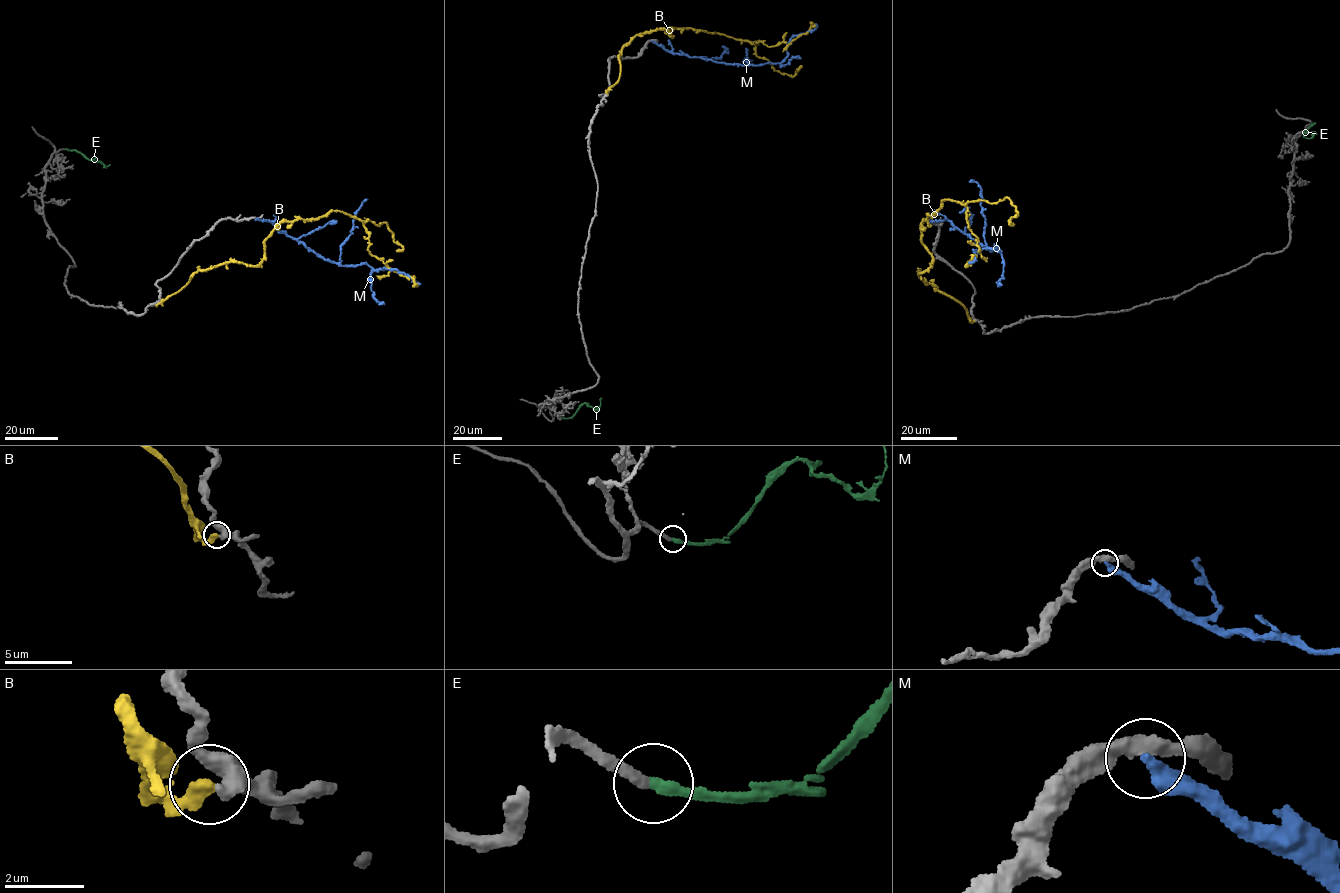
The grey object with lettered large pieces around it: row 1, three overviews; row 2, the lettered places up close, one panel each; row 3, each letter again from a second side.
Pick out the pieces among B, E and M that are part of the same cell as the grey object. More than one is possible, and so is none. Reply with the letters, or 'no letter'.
E

